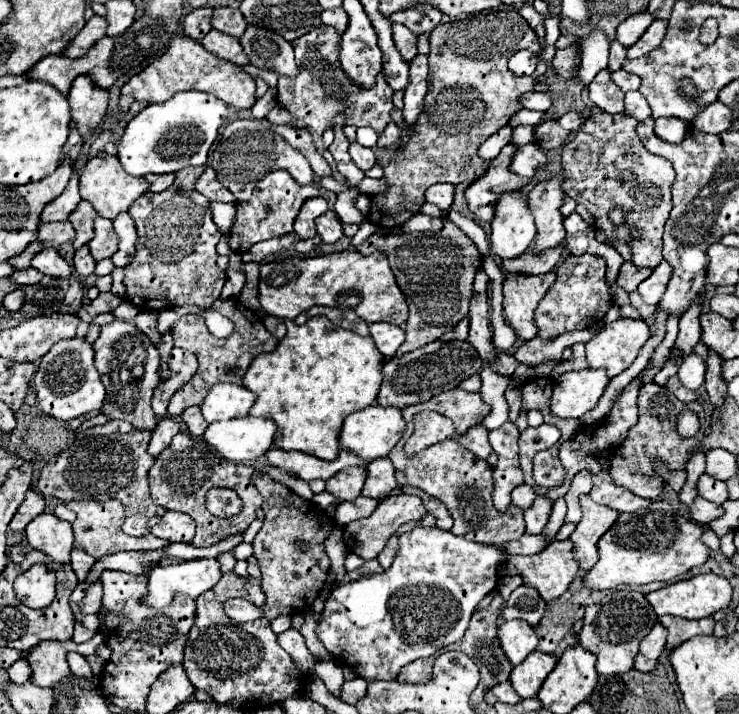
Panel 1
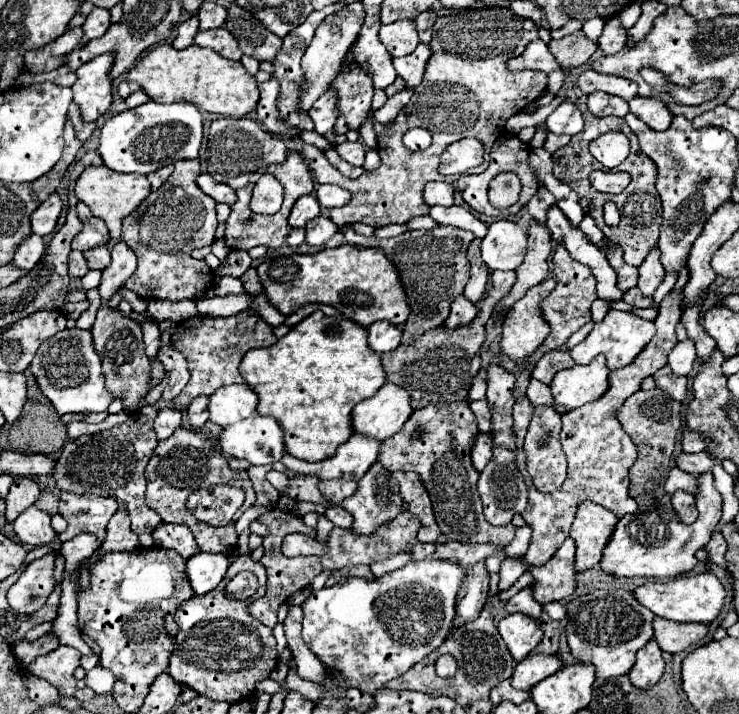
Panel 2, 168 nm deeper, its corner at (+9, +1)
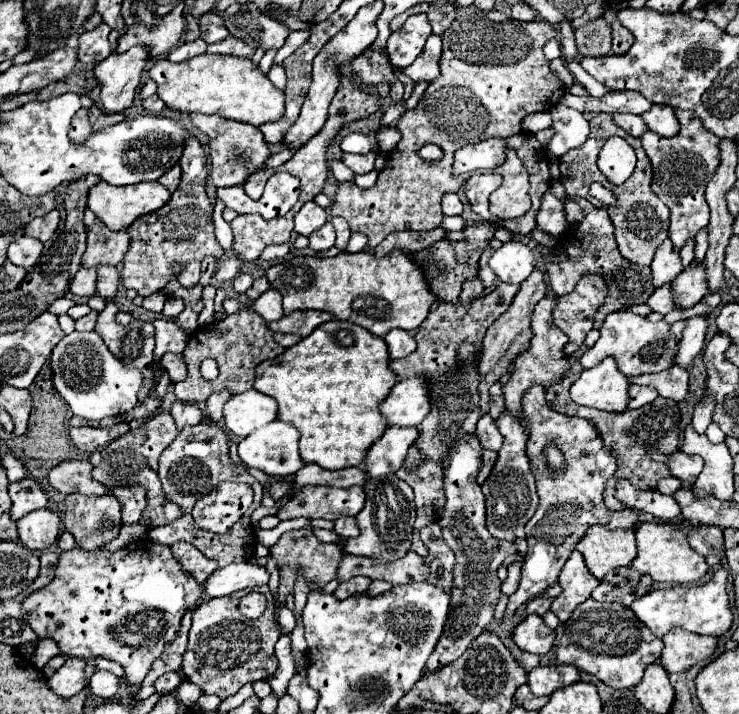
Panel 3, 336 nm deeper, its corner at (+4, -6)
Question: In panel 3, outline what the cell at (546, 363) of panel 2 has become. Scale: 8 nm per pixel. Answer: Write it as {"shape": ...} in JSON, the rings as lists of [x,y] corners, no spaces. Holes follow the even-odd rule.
{"shape":[[[568,372],[558,384],[554,384],[552,388],[546,390],[546,400],[548,400],[548,406],[560,414],[566,414],[566,416],[580,416],[580,418],[586,418],[590,420],[604,446],[616,456],[616,462],[618,462],[618,470],[614,474],[614,480],[620,480],[620,478],[626,478],[630,480],[636,488],[640,490],[652,490],[660,478],[668,476],[668,468],[660,462],[654,462],[650,456],[648,456],[648,450],[658,450],[660,454],[672,454],[678,450],[678,442],[680,442],[680,414],[678,414],[678,404],[668,400],[668,398],[656,398],[654,402],[638,408],[638,410],[626,410],[622,414],[606,414],[606,412],[600,412],[600,410],[594,410],[594,408],[584,408],[584,406],[578,406],[572,402],[570,398],[570,386],[572,382],[578,380],[578,374],[576,372]]]}

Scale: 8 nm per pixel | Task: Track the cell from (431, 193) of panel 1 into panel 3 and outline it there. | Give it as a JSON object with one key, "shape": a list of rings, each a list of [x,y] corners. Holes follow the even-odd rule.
{"shape":[[[446,194],[442,200],[442,212],[446,216],[460,216],[462,214],[462,202],[458,198],[458,194]]]}

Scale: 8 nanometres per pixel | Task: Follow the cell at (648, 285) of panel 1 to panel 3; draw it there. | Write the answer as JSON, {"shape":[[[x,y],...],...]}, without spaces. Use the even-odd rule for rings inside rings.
{"shape":[[[666,238],[660,244],[650,268],[652,268],[652,282],[654,282],[656,288],[660,288],[660,284],[672,282],[682,272],[680,252],[674,250],[674,244],[672,244],[670,238]]]}

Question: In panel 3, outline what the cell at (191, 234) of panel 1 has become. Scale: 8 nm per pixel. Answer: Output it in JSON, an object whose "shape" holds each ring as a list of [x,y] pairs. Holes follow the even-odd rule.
{"shape":[[[188,134],[184,136],[184,152],[180,158],[182,166],[182,182],[172,194],[172,200],[160,208],[160,212],[152,212],[148,216],[142,216],[132,224],[128,234],[132,236],[132,244],[128,254],[124,256],[124,268],[122,268],[122,284],[124,288],[134,288],[140,296],[150,296],[158,290],[162,290],[172,278],[170,266],[174,262],[180,262],[184,266],[184,272],[178,276],[178,282],[184,288],[192,288],[200,280],[200,262],[206,256],[214,256],[220,260],[224,256],[224,248],[218,244],[214,236],[214,220],[212,220],[212,204],[206,196],[206,154],[198,142],[196,136]]]}

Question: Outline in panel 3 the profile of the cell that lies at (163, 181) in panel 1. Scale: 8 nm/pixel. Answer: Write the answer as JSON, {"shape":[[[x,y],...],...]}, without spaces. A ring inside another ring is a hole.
{"shape":[[[176,164],[172,170],[168,170],[164,176],[160,176],[160,180],[158,180],[162,186],[166,186],[170,192],[174,192],[176,188],[178,188],[178,184],[180,184],[180,166]]]}

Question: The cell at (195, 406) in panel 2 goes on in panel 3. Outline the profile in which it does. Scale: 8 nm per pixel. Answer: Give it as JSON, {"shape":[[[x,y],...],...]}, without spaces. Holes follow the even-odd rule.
{"shape":[[[220,390],[220,392],[214,392],[210,398],[208,398],[208,402],[206,402],[206,410],[208,410],[208,418],[212,420],[212,422],[220,422],[222,420],[222,410],[224,410],[224,404],[230,400],[230,396],[232,396],[232,392],[228,392],[228,390]]]}

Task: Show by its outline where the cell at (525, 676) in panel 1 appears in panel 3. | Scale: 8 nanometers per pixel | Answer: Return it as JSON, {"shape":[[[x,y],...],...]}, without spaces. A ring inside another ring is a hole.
{"shape":[[[572,664],[566,666],[538,666],[528,672],[528,686],[536,696],[550,696],[552,692],[576,684],[580,670]]]}

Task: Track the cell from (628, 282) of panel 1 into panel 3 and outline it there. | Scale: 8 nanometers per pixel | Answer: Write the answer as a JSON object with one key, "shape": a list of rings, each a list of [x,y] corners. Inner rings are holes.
{"shape":[[[574,198],[574,200],[584,210],[582,222],[578,226],[570,224],[566,228],[566,232],[564,232],[564,238],[560,236],[552,250],[548,250],[542,244],[538,244],[538,250],[540,250],[542,258],[544,258],[548,282],[550,282],[550,288],[552,288],[552,292],[556,296],[568,294],[576,286],[576,280],[584,272],[596,272],[596,274],[602,274],[606,278],[608,296],[606,296],[602,308],[594,316],[594,328],[600,328],[604,318],[610,312],[624,310],[624,308],[634,306],[634,304],[644,304],[650,298],[650,294],[654,292],[652,276],[650,276],[648,266],[638,266],[638,264],[634,266],[626,258],[622,258],[622,254],[618,252],[616,240],[614,240],[614,226],[612,226],[612,222],[608,218],[606,208],[594,208],[586,198]]]}

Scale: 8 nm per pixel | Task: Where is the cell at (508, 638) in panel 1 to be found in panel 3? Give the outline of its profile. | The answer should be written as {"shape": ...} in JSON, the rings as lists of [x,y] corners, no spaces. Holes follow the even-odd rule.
{"shape":[[[530,614],[524,622],[520,622],[514,630],[514,642],[520,650],[544,656],[554,646],[556,632],[544,624],[538,614]]]}

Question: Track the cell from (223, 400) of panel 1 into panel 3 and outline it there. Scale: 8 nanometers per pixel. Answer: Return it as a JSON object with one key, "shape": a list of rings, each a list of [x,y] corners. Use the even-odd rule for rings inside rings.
{"shape":[[[248,390],[242,394],[234,394],[224,406],[224,426],[246,438],[256,428],[276,420],[278,402],[272,396],[266,396],[258,390]]]}

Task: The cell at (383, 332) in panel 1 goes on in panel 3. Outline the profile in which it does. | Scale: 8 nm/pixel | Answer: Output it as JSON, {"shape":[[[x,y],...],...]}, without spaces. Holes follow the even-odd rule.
{"shape":[[[392,330],[384,336],[386,344],[388,344],[388,352],[390,352],[390,358],[396,360],[396,358],[404,358],[408,356],[410,352],[416,350],[416,340],[410,332],[404,332],[404,330]]]}

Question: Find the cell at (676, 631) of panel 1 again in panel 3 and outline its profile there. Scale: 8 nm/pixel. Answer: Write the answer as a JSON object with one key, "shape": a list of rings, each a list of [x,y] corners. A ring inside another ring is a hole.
{"shape":[[[674,628],[664,638],[664,650],[660,658],[660,666],[668,672],[686,672],[698,662],[706,660],[714,654],[718,640],[710,636],[692,636],[692,632],[684,632]]]}

